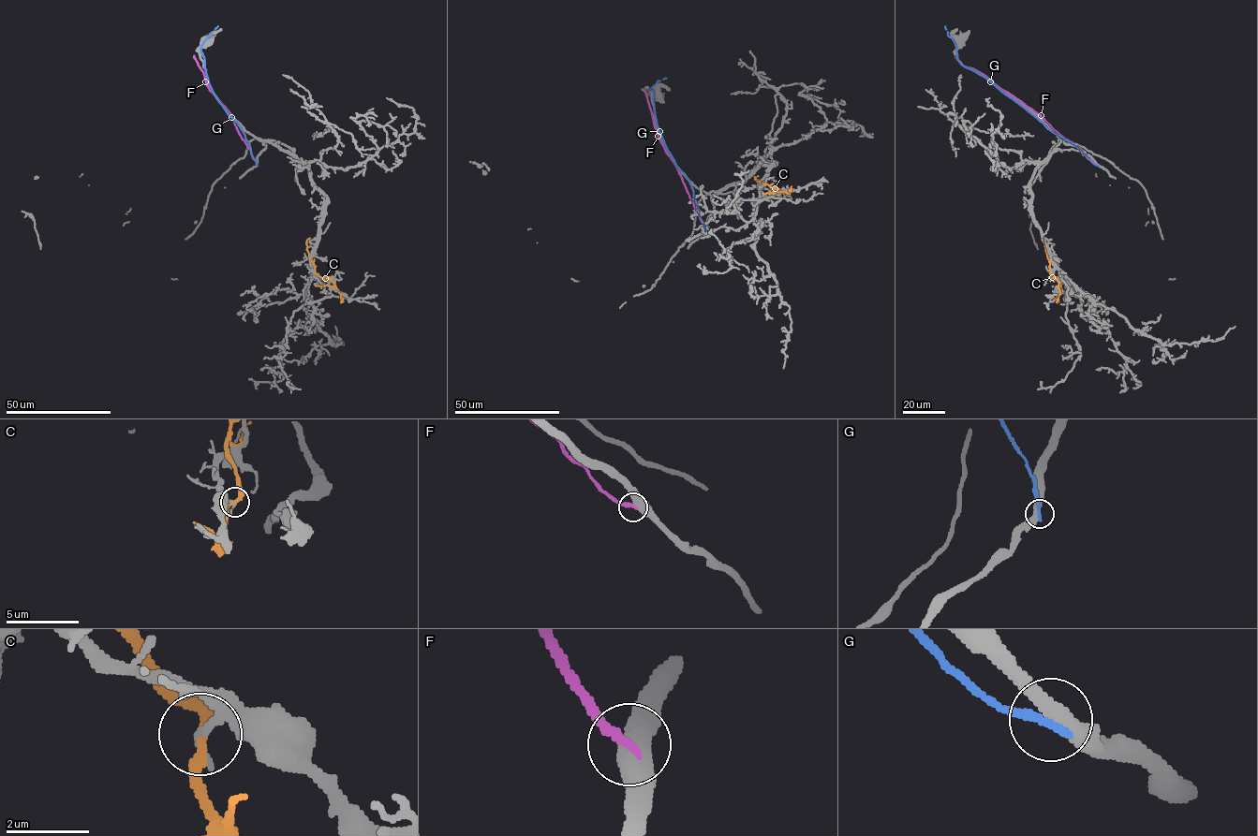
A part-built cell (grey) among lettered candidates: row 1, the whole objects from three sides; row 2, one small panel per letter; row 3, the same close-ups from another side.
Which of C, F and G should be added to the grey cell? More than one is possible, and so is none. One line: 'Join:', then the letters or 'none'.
Join: none

